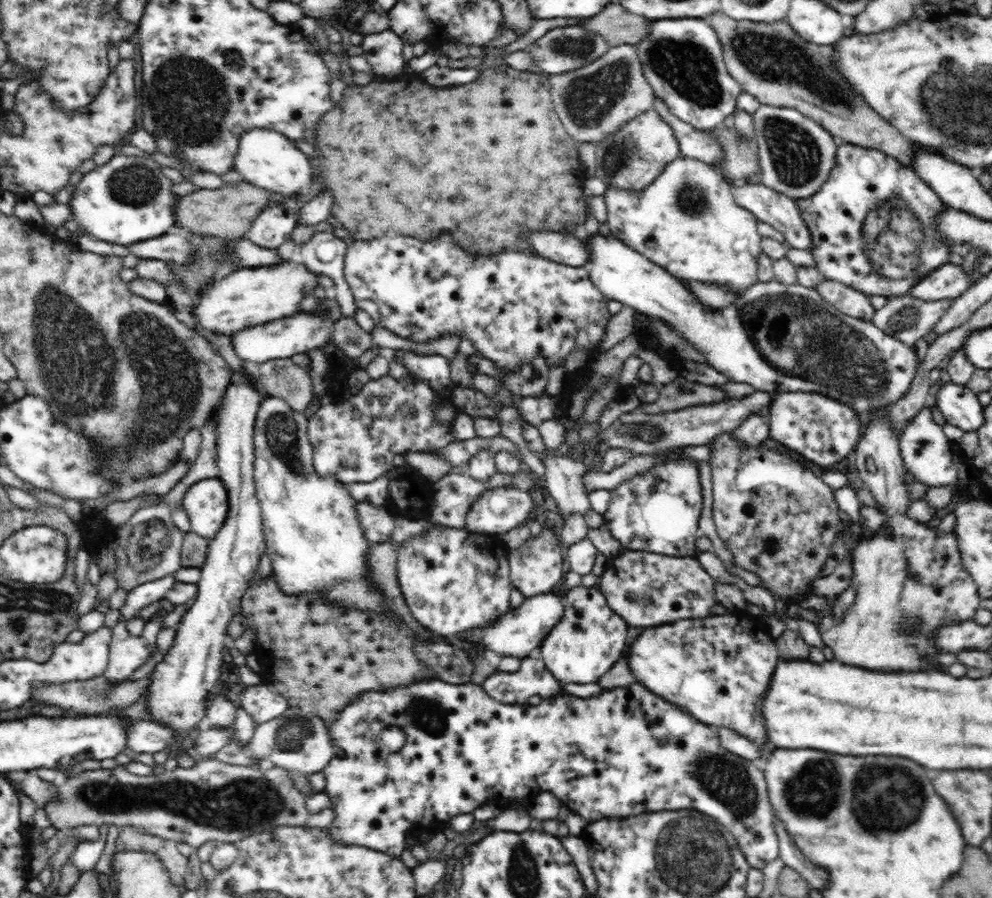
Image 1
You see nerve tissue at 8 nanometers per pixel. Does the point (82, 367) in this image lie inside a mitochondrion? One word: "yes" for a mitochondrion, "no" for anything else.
yes

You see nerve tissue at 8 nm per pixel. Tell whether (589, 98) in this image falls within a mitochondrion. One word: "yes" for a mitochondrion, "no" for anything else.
yes

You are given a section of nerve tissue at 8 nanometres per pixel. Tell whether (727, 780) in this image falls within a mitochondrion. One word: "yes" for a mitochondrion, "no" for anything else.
yes

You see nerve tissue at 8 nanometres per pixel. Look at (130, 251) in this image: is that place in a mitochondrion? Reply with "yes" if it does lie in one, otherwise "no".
no

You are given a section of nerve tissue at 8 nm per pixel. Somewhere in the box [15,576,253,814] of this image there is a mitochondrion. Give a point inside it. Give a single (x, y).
(96, 694)

